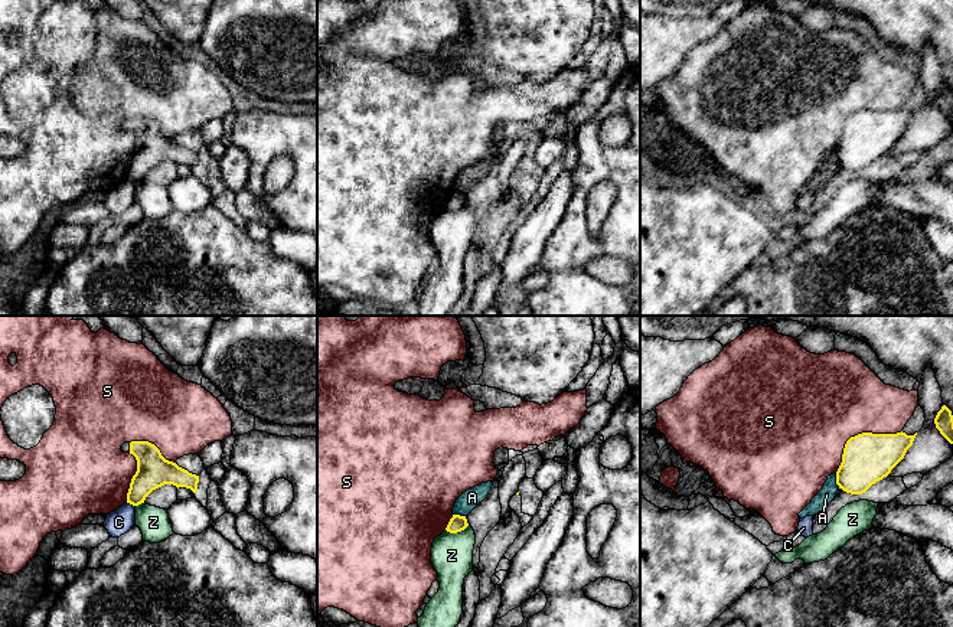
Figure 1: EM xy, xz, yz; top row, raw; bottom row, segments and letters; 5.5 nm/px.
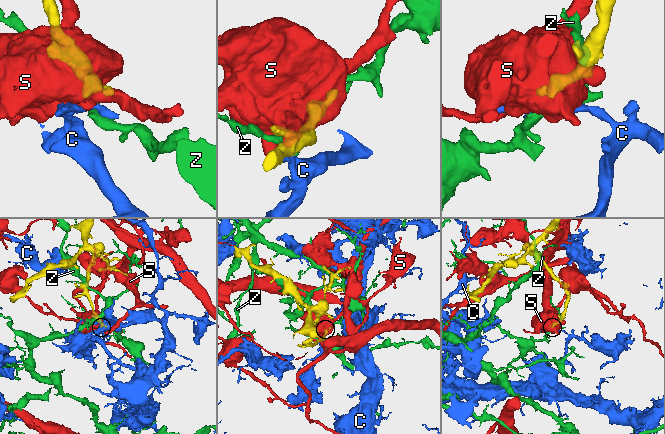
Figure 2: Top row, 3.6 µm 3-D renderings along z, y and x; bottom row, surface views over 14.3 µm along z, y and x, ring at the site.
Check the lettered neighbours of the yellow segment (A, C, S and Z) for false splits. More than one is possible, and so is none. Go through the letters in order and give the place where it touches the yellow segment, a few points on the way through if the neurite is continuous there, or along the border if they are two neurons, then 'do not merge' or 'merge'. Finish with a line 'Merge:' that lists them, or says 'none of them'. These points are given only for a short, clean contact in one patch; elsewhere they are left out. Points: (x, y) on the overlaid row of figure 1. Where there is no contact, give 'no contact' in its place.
A: meets yellow in yz at (836, 480); runs through yz (867, 459), (848, 477), (836, 480), (826, 495); merge
C: meets yellow in xy at (131, 503); do not merge
S: meets yellow in yz at (858, 434); do not merge
Z: meets yellow in xz at (457, 531); do not merge
Merge: A

